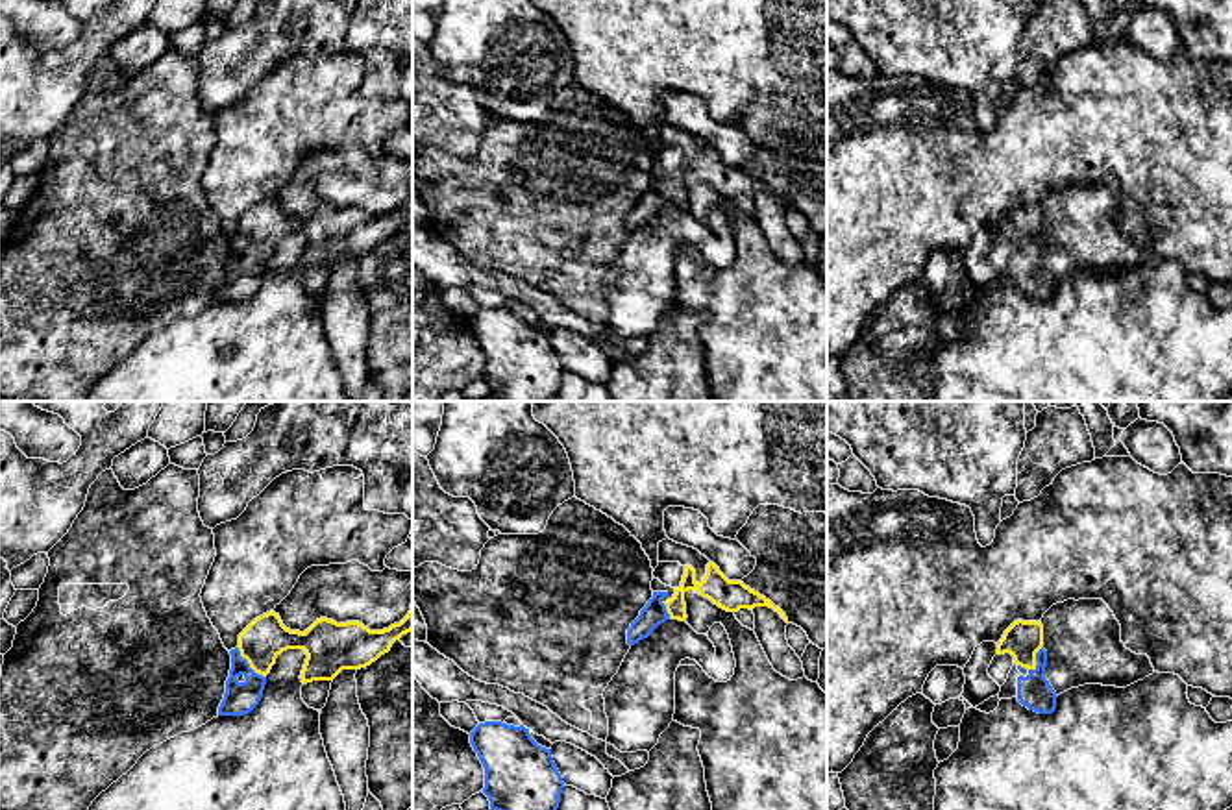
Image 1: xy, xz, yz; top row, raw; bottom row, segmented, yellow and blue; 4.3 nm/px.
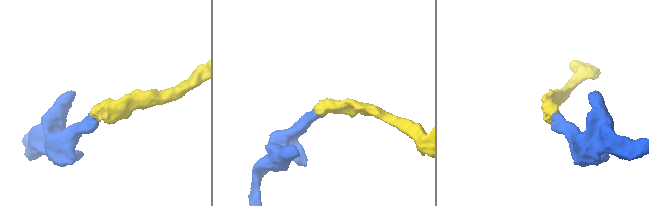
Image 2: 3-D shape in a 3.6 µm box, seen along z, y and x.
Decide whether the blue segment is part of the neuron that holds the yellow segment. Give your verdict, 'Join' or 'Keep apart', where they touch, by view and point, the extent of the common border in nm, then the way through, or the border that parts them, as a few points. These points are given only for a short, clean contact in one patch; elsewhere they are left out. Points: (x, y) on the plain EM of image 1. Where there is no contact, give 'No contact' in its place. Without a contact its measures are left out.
Join. Touches yellow at xy (248, 248). Shared border 190 nm. Path across: xy (267, 222), (248, 248), (250, 274), (241, 283)

